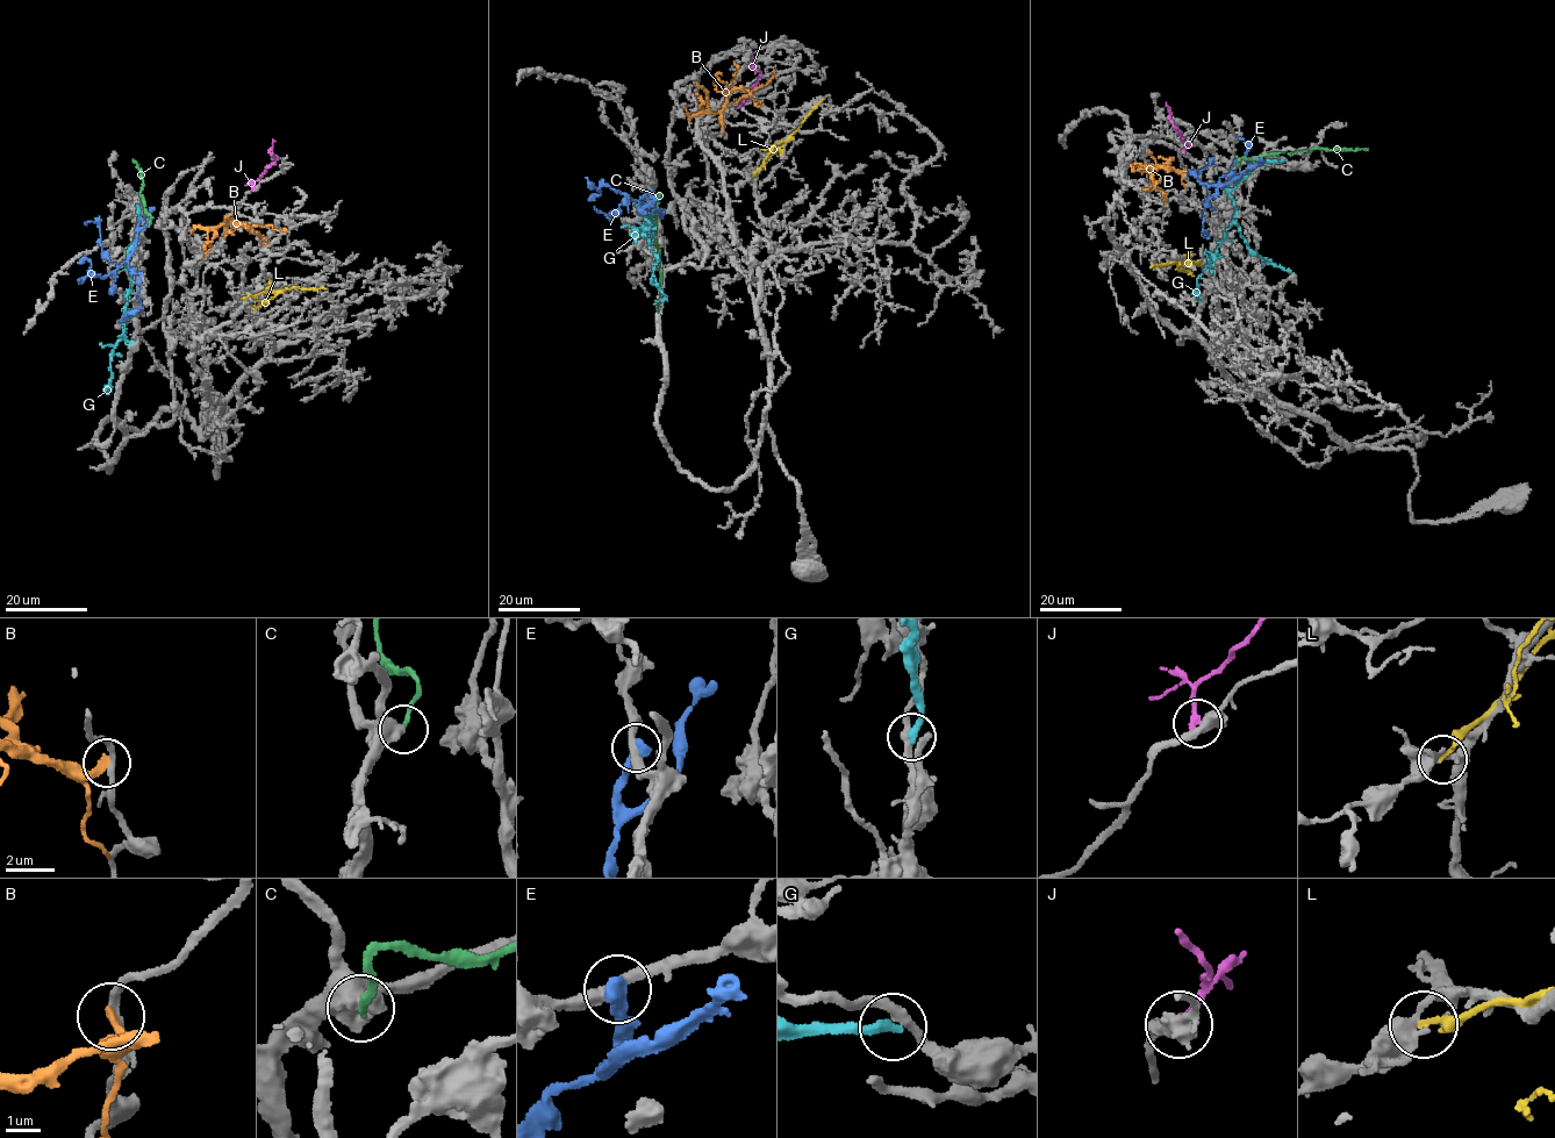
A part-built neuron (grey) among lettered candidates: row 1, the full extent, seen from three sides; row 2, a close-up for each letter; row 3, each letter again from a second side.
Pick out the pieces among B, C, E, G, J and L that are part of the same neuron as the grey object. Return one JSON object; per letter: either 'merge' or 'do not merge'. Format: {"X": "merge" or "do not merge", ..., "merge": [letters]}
{"B": "do not merge", "C": "do not merge", "E": "do not merge", "G": "do not merge", "J": "merge", "L": "do not merge", "merge": ["J"]}

